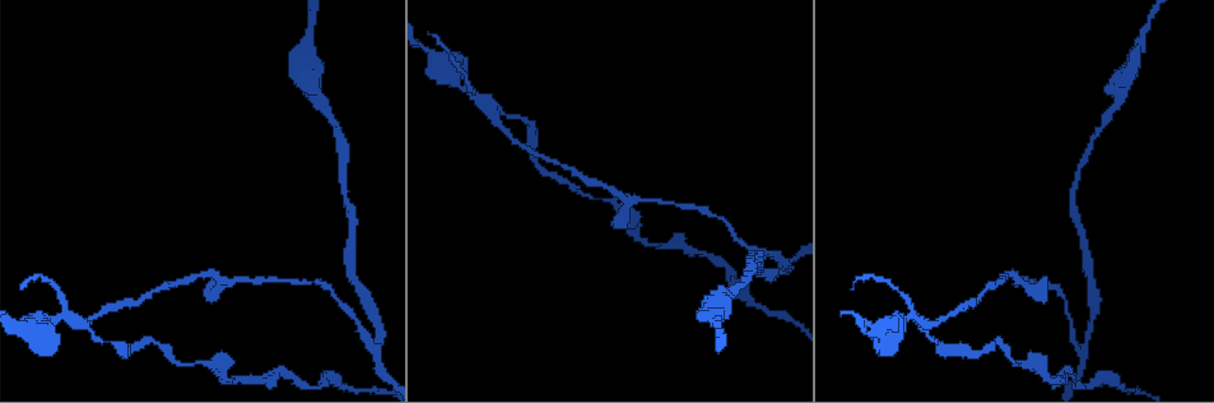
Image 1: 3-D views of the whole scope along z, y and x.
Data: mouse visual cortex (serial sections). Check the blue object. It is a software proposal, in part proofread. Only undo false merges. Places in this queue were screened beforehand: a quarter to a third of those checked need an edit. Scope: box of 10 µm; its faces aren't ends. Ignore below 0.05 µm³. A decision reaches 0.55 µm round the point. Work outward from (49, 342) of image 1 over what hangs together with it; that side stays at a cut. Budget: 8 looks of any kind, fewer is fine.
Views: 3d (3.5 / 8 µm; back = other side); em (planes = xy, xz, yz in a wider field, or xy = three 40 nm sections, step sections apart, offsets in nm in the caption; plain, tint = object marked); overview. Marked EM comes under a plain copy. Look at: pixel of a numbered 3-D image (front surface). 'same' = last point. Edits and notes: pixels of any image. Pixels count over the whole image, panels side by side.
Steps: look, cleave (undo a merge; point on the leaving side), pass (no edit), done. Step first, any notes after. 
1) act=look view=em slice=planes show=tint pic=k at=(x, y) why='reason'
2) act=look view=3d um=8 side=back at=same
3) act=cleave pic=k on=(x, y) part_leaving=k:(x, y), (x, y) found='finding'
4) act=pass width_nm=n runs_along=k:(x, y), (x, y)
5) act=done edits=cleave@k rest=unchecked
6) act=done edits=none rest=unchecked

act=look view=3d um=3.5 side=back pic=1 at=(926, 324) why='a narrow waist'

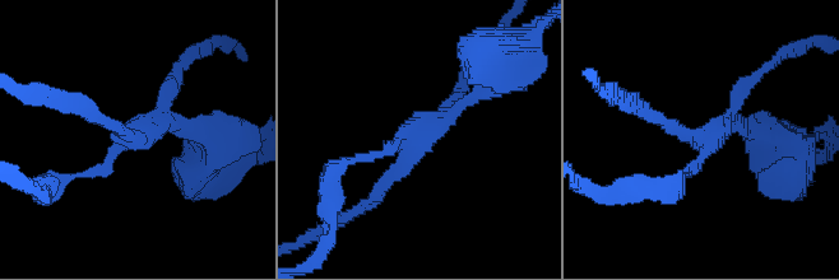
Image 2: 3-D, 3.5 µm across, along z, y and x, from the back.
act=look view=em slice=xy step=5 show=tint pic=2 at=(134, 137) arms=3 arm_widths_nm=150,200,200

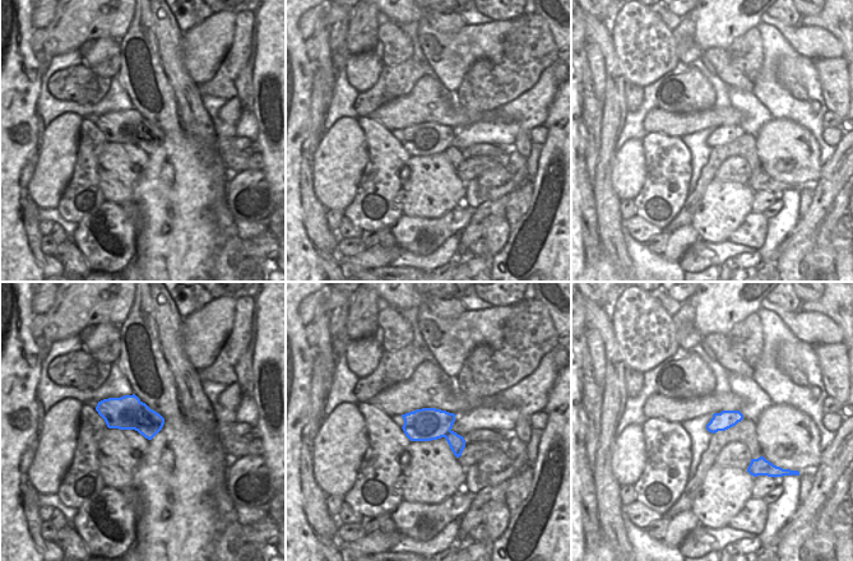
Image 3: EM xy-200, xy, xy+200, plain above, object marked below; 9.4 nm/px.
act=cleave pic=2 on=(375, 154) width_nm=320 found='a second cell is stuck on'

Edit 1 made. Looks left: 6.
act=look view=overview why='see it whole again'

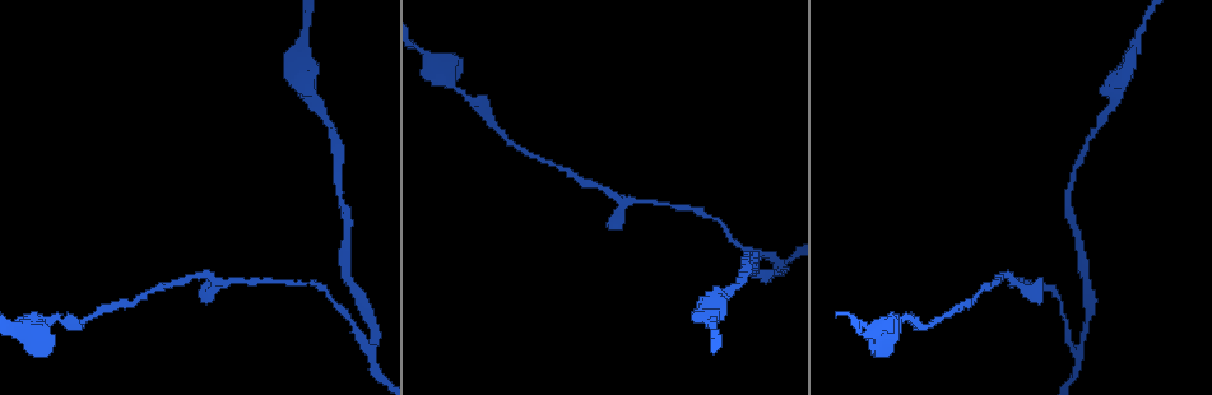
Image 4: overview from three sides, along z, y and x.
act=look view=3d um=3.5 pic=4 at=(623, 202) why='sharp bend'

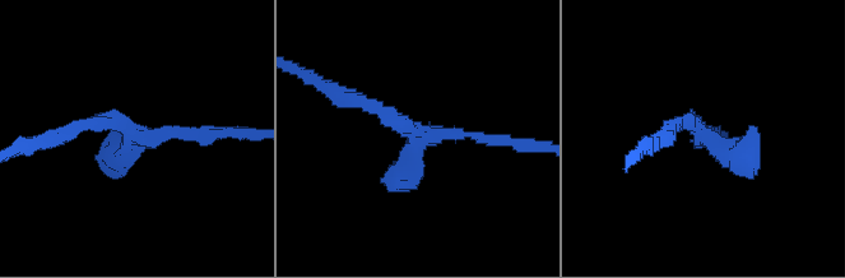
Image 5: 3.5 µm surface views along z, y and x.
act=look view=em slice=xy step=5 show=tint pic=5 at=(703, 135)

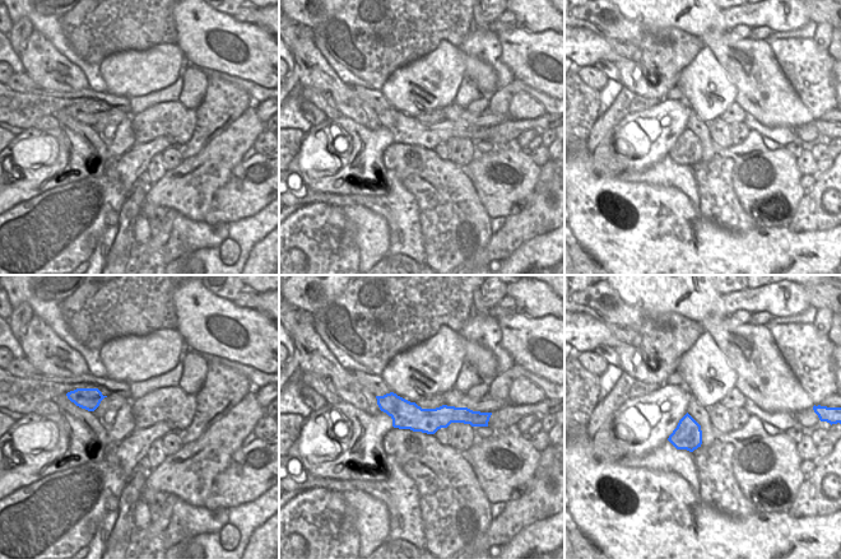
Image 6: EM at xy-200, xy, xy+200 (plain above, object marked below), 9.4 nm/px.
act=pass runs_along=6:(380, 399), (405, 415), (477, 423) found='continuous, no second cell'

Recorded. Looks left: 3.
act=look view=3d um=8 pic=4 at=(778, 262)

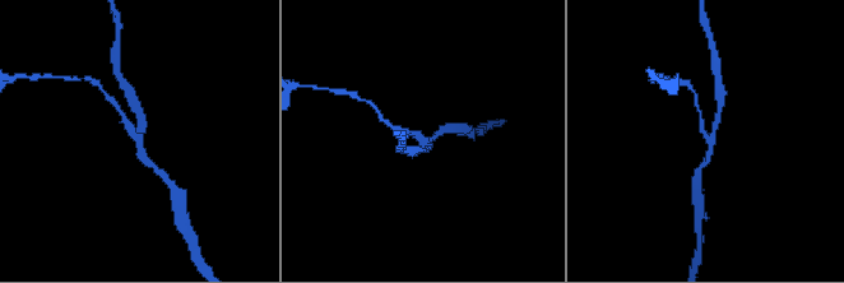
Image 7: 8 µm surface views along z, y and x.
act=look view=em slice=xy step=3 show=tint at=same arms=3 arm_widths_nm=150,150,200

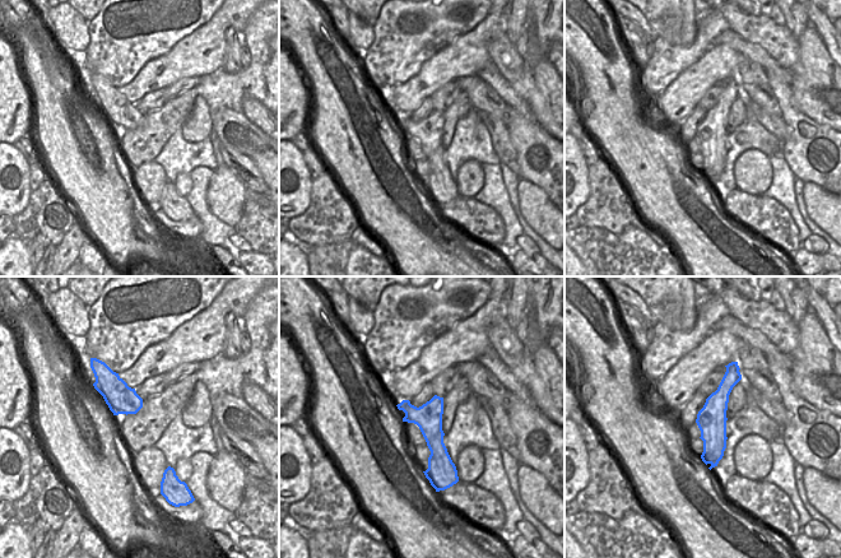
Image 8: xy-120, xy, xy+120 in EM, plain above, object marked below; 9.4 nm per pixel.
act=pass runs_along=8:(730, 371), (714, 410), (711, 464) found='one cell here'

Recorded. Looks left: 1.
act=done edits=cleave@2 rest=unchecked

